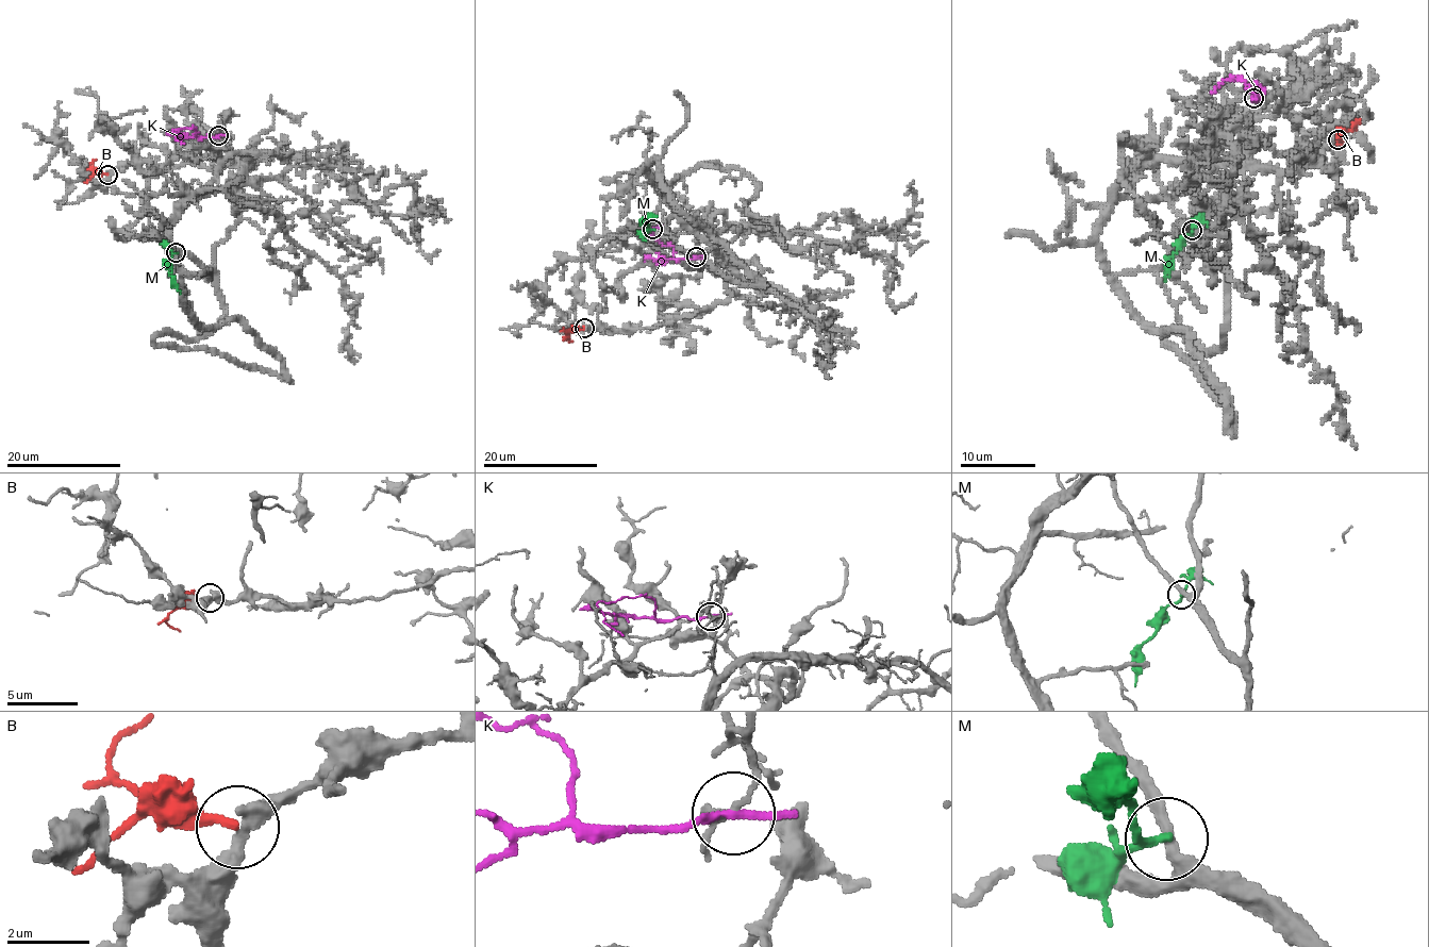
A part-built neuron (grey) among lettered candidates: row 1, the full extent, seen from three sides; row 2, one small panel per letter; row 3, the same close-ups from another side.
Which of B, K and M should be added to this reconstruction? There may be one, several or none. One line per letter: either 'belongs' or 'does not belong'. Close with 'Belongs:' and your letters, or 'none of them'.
B: does not belong
K: does not belong
M: does not belong
Belongs: none of them

